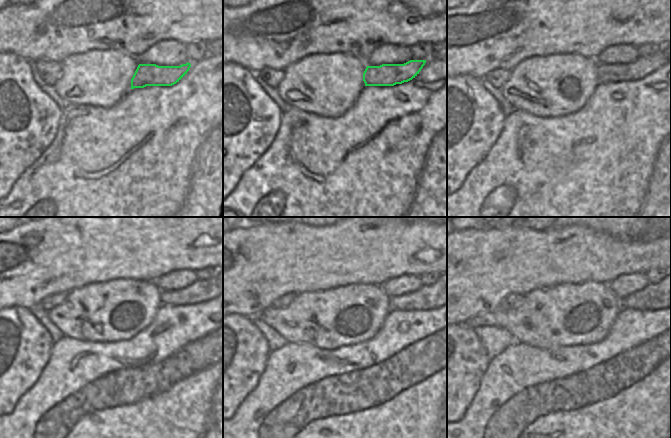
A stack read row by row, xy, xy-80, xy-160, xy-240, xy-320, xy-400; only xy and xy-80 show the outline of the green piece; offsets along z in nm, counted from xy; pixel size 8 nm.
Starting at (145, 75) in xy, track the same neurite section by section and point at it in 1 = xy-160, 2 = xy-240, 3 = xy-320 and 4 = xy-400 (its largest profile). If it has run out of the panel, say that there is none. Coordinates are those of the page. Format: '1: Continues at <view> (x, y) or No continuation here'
1: Continues at xy-160 (643, 66)
2: Continues at xy-240 (201, 290)
3: Continues at xy-320 (425, 298)
4: Continues at xy-400 (649, 298).

